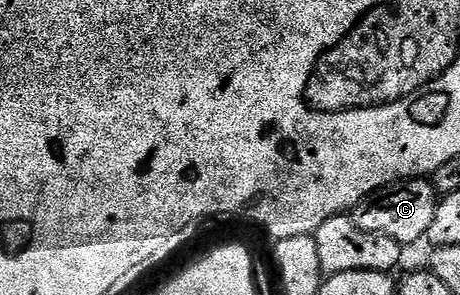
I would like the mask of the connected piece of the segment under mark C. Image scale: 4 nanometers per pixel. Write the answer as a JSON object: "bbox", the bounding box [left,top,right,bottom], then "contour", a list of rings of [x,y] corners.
{"bbox":[352,177,440,247],"contour":[[[412,177],[393,185],[387,185],[384,189],[377,189],[369,197],[365,197],[359,205],[354,206],[352,216],[356,227],[364,227],[364,231],[376,231],[380,235],[388,235],[400,242],[403,247],[410,247],[413,241],[418,241],[421,237],[423,240],[429,234],[432,227],[432,219],[436,219],[439,200],[440,194],[435,189],[433,180]]]}

